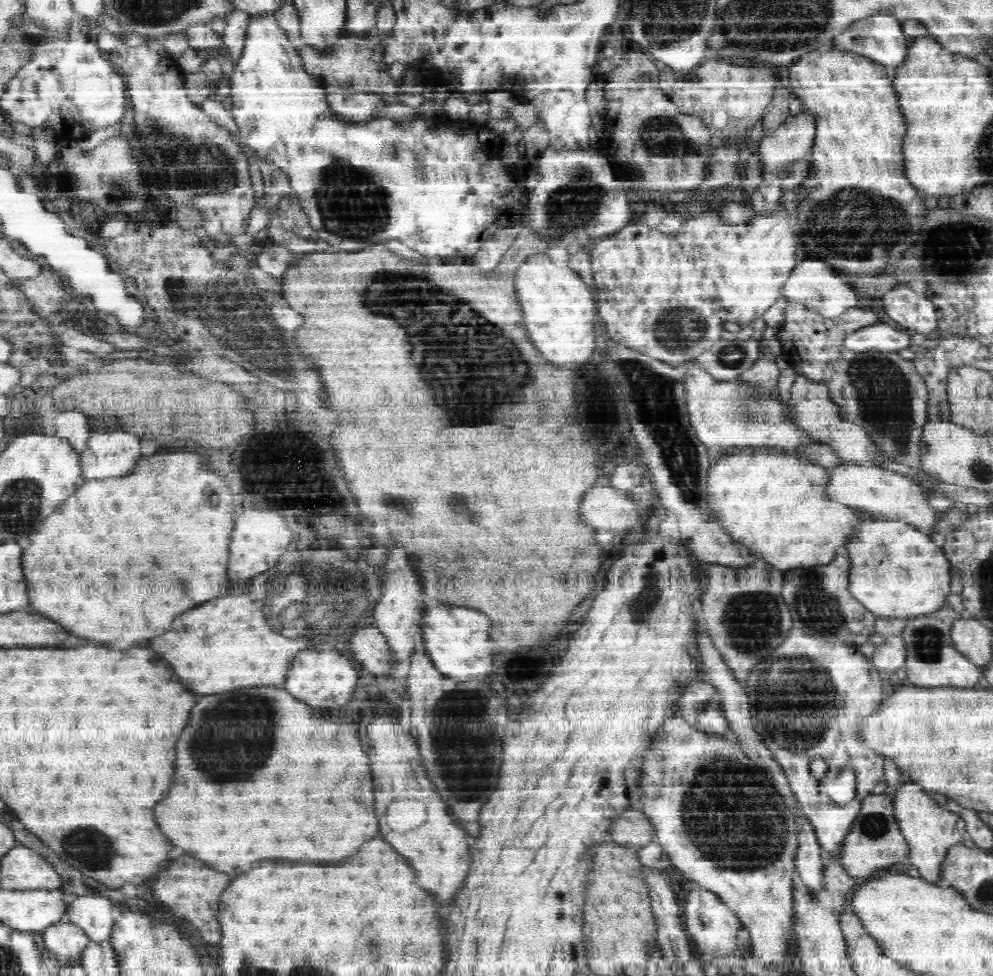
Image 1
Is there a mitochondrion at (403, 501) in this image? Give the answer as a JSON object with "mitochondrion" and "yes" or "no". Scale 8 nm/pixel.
{"mitochondrion":"yes"}

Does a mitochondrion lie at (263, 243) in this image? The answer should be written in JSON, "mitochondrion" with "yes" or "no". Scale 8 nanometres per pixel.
{"mitochondrion":"no"}

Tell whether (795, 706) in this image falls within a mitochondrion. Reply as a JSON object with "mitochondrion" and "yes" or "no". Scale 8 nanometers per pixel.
{"mitochondrion":"yes"}

